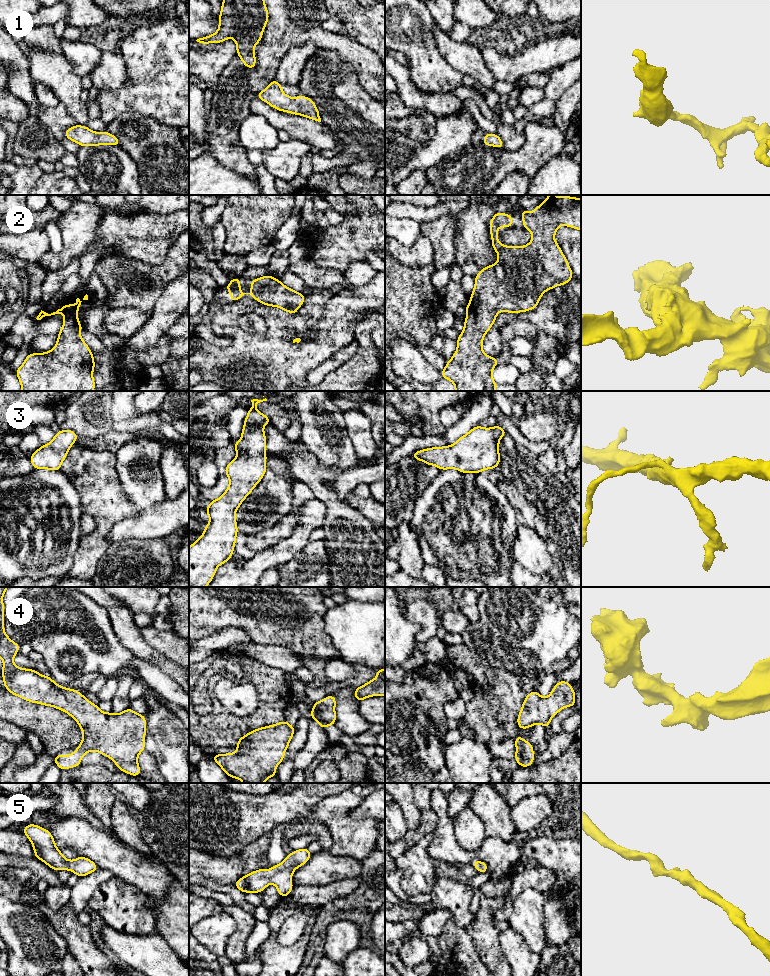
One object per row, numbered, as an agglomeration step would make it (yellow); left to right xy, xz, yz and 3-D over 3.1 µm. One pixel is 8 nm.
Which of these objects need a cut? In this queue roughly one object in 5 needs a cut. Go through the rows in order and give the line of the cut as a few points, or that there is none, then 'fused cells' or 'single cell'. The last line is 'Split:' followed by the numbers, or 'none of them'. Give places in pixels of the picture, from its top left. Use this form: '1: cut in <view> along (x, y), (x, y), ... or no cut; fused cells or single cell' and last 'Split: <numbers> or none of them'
1: no cut; single cell
2: no cut; single cell
3: no cut; single cell
4: no cut; single cell
5: no cut; single cell
Split: none of them

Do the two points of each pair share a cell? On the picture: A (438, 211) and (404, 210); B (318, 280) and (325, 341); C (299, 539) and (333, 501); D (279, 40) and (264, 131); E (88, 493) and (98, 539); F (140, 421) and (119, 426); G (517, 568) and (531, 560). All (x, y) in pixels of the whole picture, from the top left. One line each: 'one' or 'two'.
A: one
B: two
C: two
D: two
E: one
F: one
G: two

